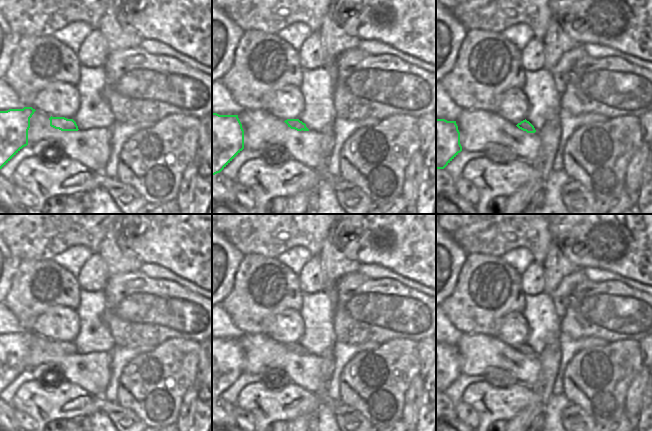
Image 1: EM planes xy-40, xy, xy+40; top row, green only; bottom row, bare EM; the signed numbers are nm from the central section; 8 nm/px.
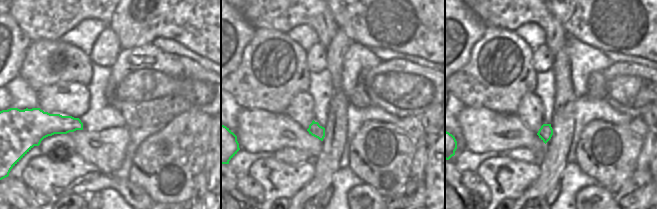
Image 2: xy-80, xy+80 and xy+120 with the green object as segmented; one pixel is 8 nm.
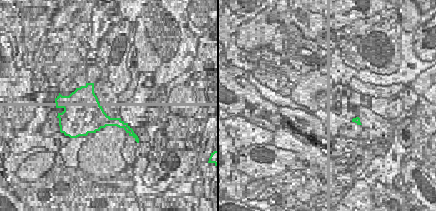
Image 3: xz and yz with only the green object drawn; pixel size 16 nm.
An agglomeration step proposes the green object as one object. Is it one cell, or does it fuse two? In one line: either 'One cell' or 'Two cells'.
One cell

